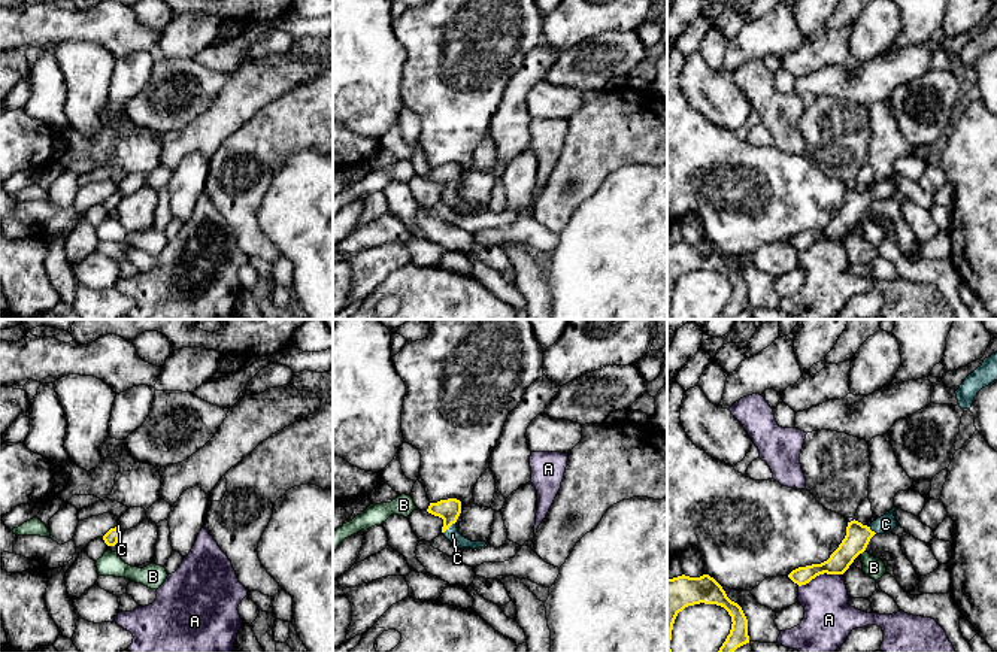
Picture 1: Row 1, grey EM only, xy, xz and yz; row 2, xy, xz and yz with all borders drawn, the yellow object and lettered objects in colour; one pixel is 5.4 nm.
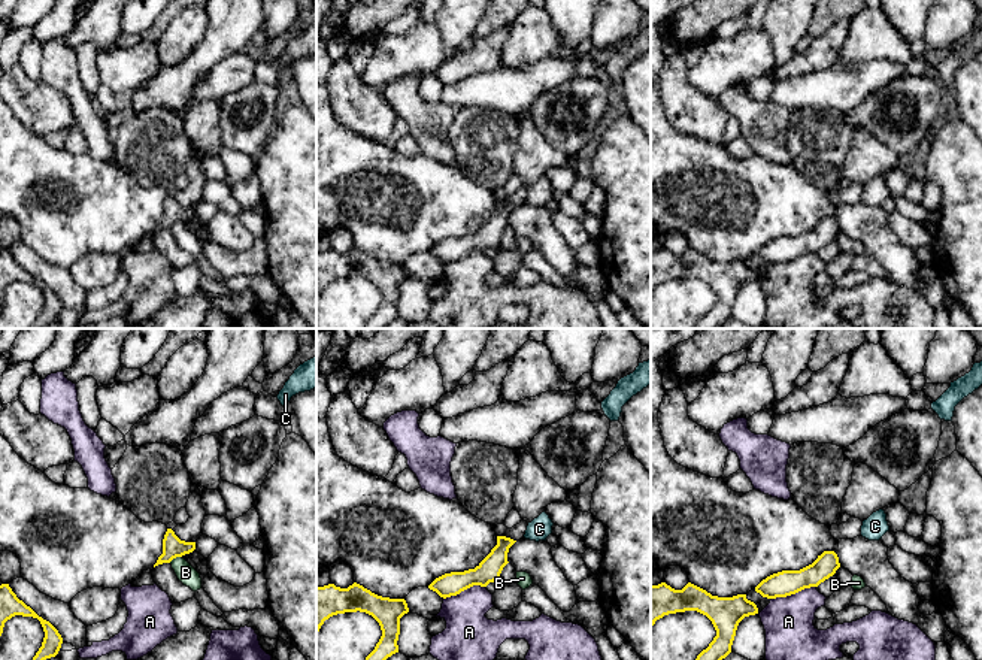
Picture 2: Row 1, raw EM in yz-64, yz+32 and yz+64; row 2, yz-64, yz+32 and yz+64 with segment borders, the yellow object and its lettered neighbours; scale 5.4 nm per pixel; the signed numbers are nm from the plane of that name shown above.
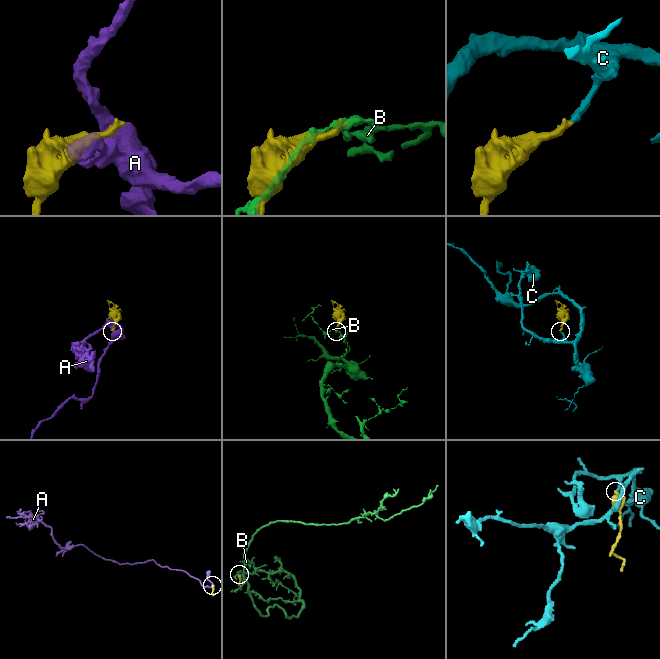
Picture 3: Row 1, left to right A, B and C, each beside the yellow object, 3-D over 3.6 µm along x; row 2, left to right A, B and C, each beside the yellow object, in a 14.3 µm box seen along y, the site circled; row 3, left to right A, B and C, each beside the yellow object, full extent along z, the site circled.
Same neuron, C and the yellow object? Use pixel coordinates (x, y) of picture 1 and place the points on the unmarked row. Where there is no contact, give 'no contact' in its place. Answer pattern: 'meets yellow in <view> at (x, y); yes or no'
meets yellow in xz at (449, 191); yes

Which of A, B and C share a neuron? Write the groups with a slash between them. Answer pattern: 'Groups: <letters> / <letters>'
Groups: A / B / C

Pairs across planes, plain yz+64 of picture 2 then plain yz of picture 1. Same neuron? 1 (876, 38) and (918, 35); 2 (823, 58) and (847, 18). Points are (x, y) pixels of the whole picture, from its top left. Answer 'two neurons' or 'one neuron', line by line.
1: two neurons
2: two neurons

